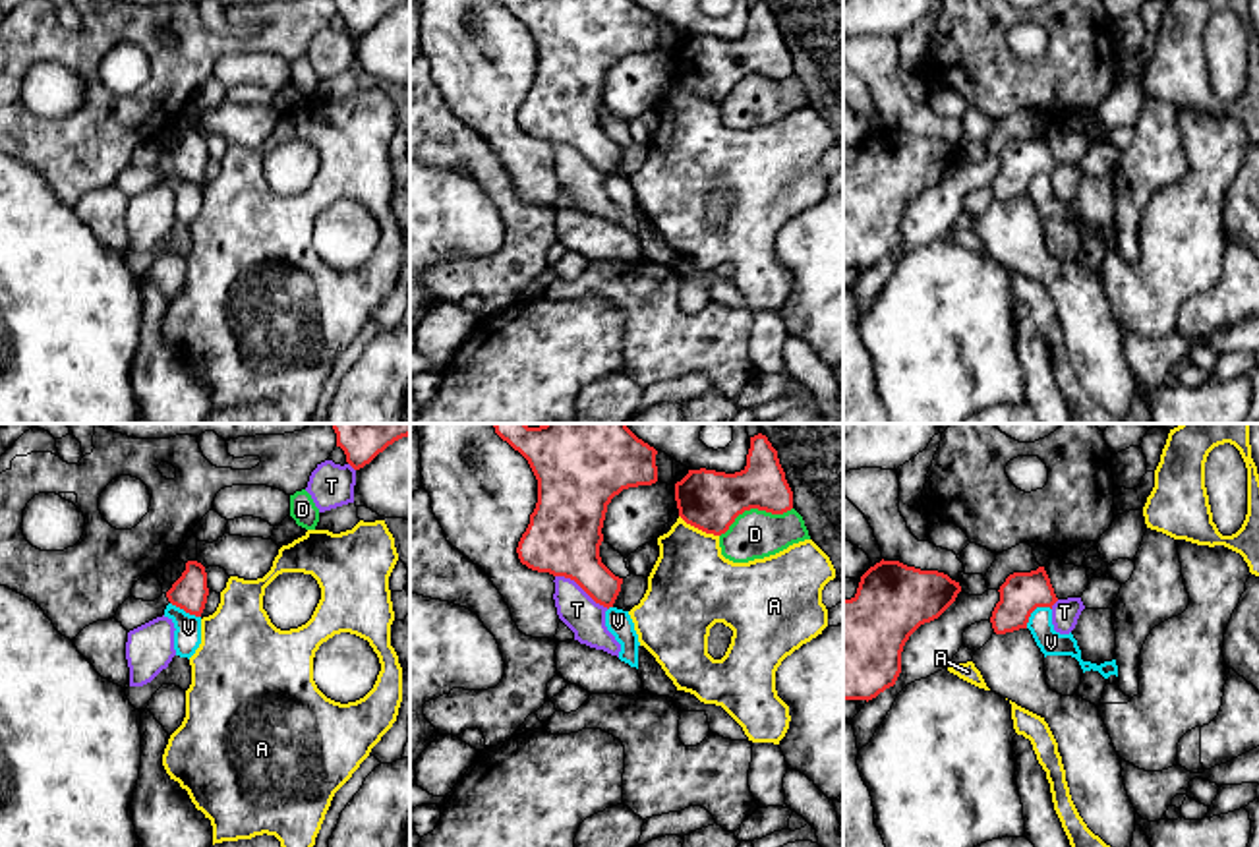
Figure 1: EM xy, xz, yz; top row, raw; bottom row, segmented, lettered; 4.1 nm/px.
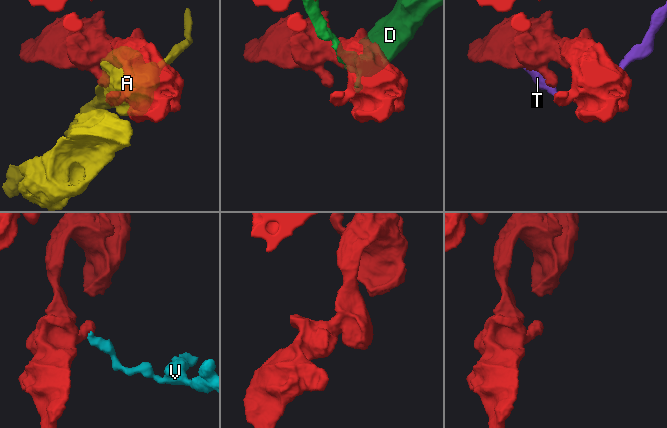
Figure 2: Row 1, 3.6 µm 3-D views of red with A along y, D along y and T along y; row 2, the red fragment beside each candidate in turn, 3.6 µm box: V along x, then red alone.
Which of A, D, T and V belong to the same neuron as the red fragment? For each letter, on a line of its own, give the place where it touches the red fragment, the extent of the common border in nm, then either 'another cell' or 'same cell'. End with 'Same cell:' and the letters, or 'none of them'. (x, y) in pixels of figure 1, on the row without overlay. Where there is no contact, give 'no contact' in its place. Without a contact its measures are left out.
A: xz (699, 95) | 190 nm | another cell
D: xz (755, 74) | 320 nm | another cell
T: xz (583, 155) | 260 nm | another cell
V: yz (1033, 176) | 140 nm | another cell
Same cell: none of them

